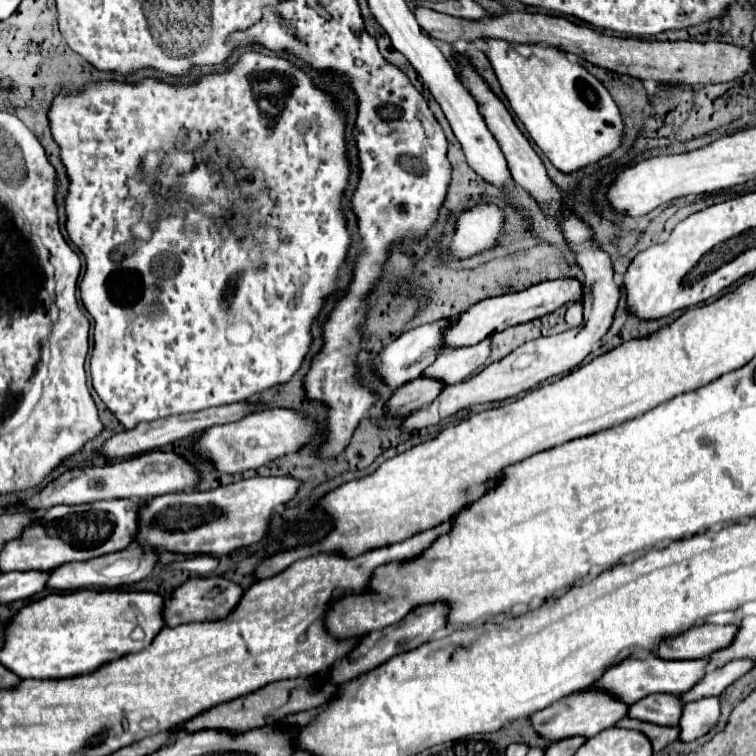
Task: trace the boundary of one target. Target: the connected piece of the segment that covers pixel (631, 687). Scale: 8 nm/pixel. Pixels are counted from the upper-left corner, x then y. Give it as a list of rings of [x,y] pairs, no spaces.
[[[648,655],[646,659],[628,659],[624,665],[616,665],[616,669],[610,669],[610,673],[604,673],[600,677],[600,685],[608,685],[608,689],[616,689],[620,697],[624,697],[628,703],[634,703],[642,697],[652,695],[652,689],[662,689],[664,693],[686,693],[696,683],[700,683],[706,675],[708,659],[696,659],[696,661],[670,661],[662,659],[658,655]]]

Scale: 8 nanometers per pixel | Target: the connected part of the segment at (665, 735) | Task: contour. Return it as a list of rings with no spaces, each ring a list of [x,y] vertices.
[[[624,717],[624,721],[618,721],[616,725],[642,731],[650,739],[656,753],[662,751],[666,745],[680,741],[680,729],[678,727],[660,727],[660,725],[646,723],[646,721],[640,721],[640,719],[630,719],[630,717]]]

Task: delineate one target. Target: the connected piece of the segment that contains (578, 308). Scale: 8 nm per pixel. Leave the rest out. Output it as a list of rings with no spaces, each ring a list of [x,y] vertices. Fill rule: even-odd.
[[[576,303],[576,305],[570,305],[568,311],[566,311],[566,323],[570,327],[578,327],[582,323],[582,303]]]

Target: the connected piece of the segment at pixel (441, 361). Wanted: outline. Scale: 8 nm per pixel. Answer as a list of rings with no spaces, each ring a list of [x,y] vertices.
[[[486,337],[484,341],[470,345],[470,347],[456,347],[440,353],[436,363],[432,363],[424,375],[428,377],[440,377],[446,385],[460,383],[462,379],[470,377],[478,367],[484,365],[484,361],[490,357],[492,341]]]

